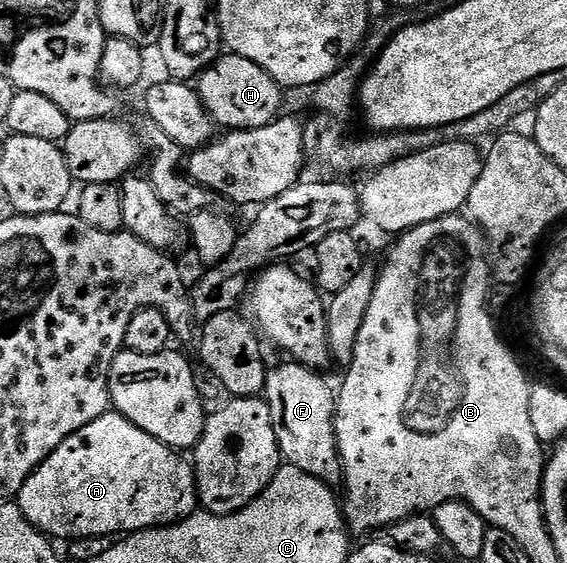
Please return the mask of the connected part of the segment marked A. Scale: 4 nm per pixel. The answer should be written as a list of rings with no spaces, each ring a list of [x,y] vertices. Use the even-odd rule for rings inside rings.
[[[108,410],[101,418],[89,422],[89,426],[81,426],[81,430],[65,438],[57,450],[48,454],[21,486],[17,503],[24,518],[48,538],[115,538],[120,534],[145,532],[149,528],[165,528],[194,516],[197,511],[195,470],[179,456],[182,455],[176,449],[145,434],[145,430],[133,426],[133,422],[126,420],[120,412]]]

